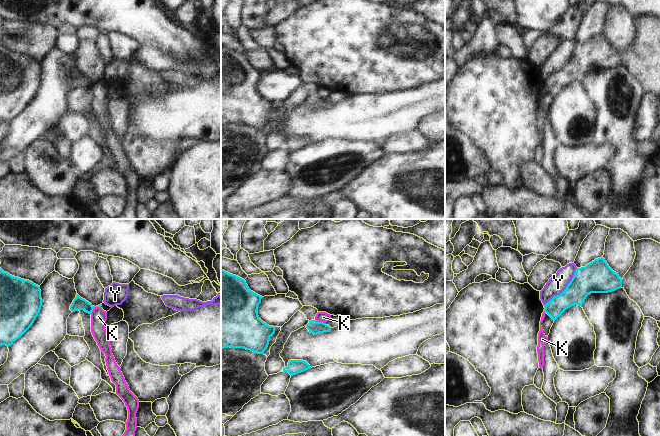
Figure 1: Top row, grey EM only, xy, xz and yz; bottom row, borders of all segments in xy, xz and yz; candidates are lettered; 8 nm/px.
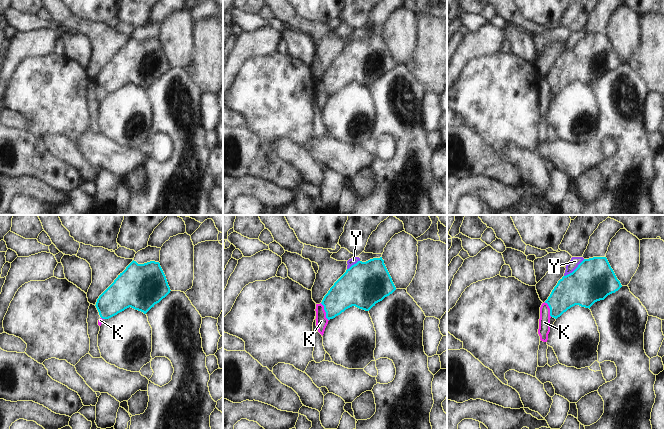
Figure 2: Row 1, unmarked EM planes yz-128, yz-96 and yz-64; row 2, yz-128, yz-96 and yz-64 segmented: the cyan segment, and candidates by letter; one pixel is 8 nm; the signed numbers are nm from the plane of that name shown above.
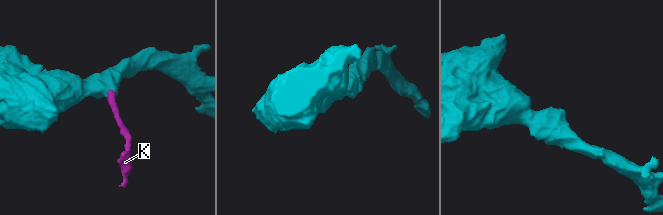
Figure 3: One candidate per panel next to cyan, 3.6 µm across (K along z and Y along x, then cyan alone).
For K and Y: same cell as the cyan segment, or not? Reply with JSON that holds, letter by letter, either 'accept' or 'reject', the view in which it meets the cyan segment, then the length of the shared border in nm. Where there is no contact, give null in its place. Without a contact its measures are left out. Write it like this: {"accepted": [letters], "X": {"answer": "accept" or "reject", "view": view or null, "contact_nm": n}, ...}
{"accepted": [], "K": {"answer": "reject", "view": "xy", "contact_nm": 110}, "Y": {"answer": "reject", "view": "yz", "contact_nm": 400}}

